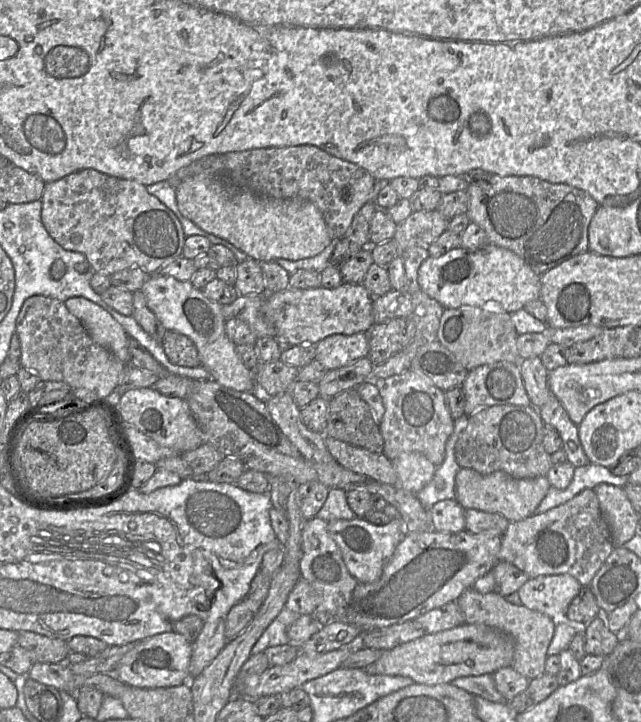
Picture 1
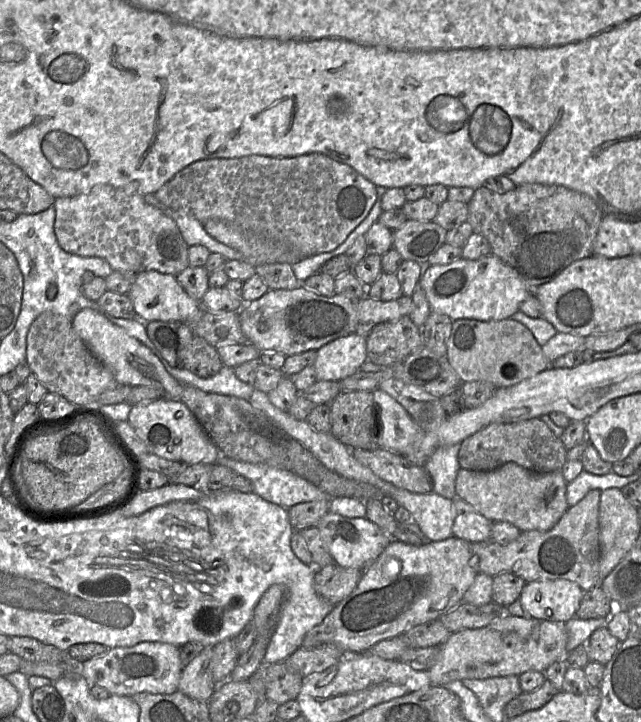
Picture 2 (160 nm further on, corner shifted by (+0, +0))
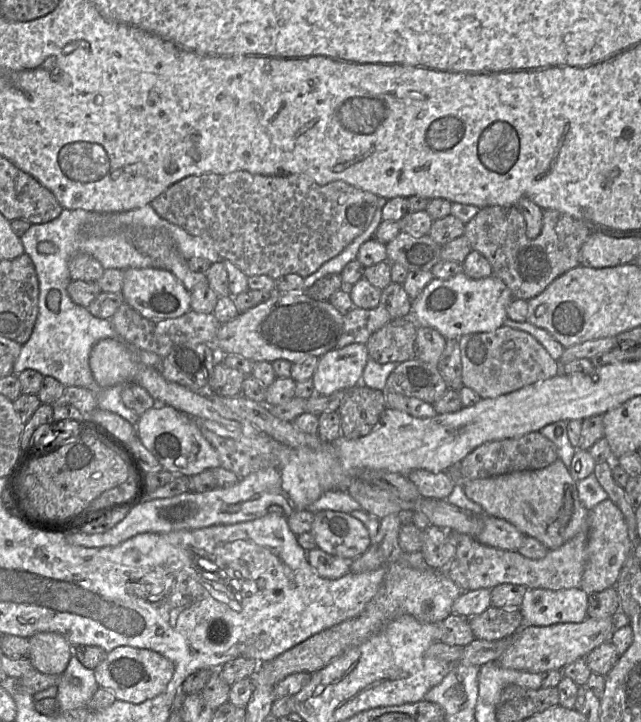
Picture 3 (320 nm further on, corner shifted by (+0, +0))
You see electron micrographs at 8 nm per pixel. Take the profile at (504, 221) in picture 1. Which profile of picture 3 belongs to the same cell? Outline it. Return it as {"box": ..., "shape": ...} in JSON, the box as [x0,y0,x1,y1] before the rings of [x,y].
{"box":[464,205,591,301],"shape":[[[493,205],[480,208],[475,217],[465,225],[464,235],[472,250],[480,252],[490,262],[493,275],[508,286],[514,299],[528,301],[541,294],[556,278],[580,265],[580,250],[591,230],[582,221],[554,209],[543,210],[543,225],[539,236],[530,239],[526,229],[526,220],[516,206]]]}

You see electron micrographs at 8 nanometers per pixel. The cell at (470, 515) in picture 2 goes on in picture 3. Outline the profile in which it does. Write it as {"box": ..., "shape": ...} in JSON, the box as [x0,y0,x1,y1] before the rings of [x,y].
{"box":[475,517,524,551],"shape":[[[486,517],[484,527],[475,539],[493,548],[517,551],[524,536],[521,531],[504,519]]]}

